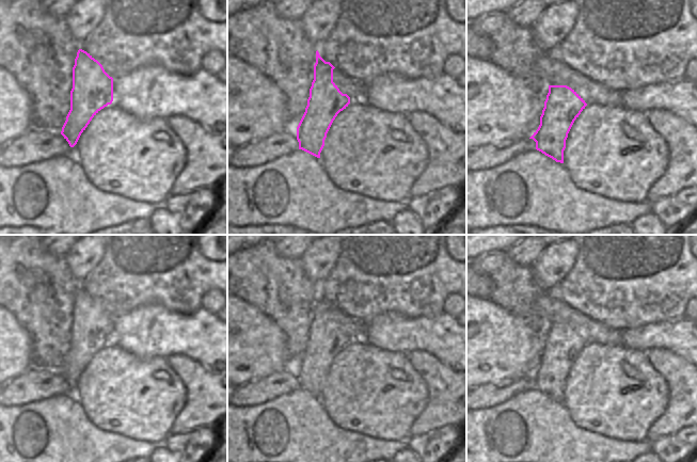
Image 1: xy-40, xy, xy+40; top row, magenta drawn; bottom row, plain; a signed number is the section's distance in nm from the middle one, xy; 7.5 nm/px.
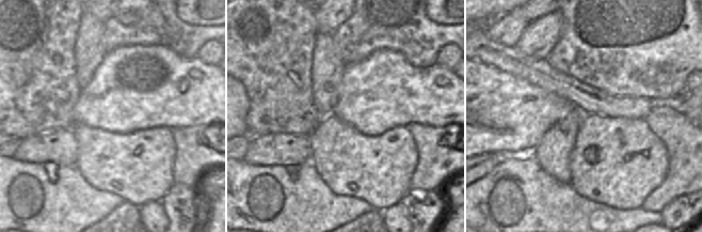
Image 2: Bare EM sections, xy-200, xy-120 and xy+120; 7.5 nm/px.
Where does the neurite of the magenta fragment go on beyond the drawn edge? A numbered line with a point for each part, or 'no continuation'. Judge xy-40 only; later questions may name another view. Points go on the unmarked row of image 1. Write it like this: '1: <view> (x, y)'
no continuation

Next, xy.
no continuation

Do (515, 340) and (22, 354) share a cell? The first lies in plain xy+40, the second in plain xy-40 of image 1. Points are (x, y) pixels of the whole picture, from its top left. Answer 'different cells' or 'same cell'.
same cell

